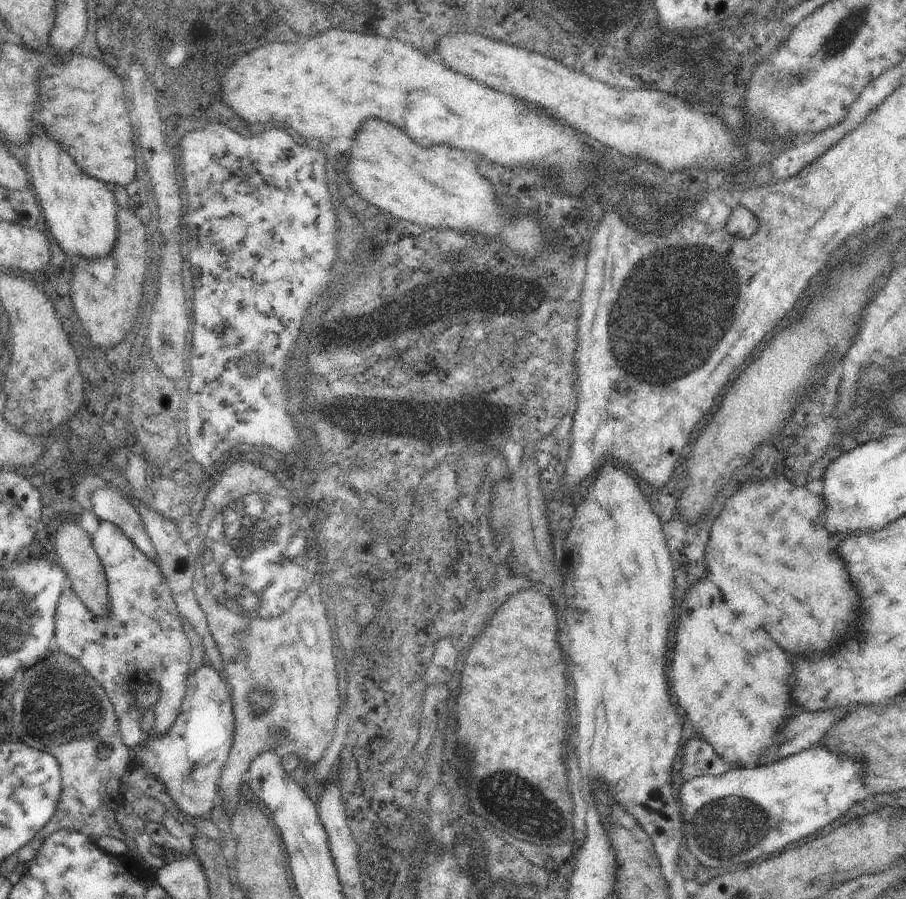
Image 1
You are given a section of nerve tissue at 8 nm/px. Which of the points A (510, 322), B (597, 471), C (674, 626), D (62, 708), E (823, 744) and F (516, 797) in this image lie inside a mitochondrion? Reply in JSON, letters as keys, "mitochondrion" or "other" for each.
{"A":"mitochondrion","B":"other","C":"other","D":"mitochondrion","E":"other","F":"mitochondrion"}

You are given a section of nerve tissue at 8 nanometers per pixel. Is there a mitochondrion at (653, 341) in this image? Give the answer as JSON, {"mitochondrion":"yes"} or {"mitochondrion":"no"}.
{"mitochondrion":"yes"}

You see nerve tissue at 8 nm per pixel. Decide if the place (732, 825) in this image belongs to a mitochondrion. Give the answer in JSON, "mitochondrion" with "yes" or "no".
{"mitochondrion":"yes"}

